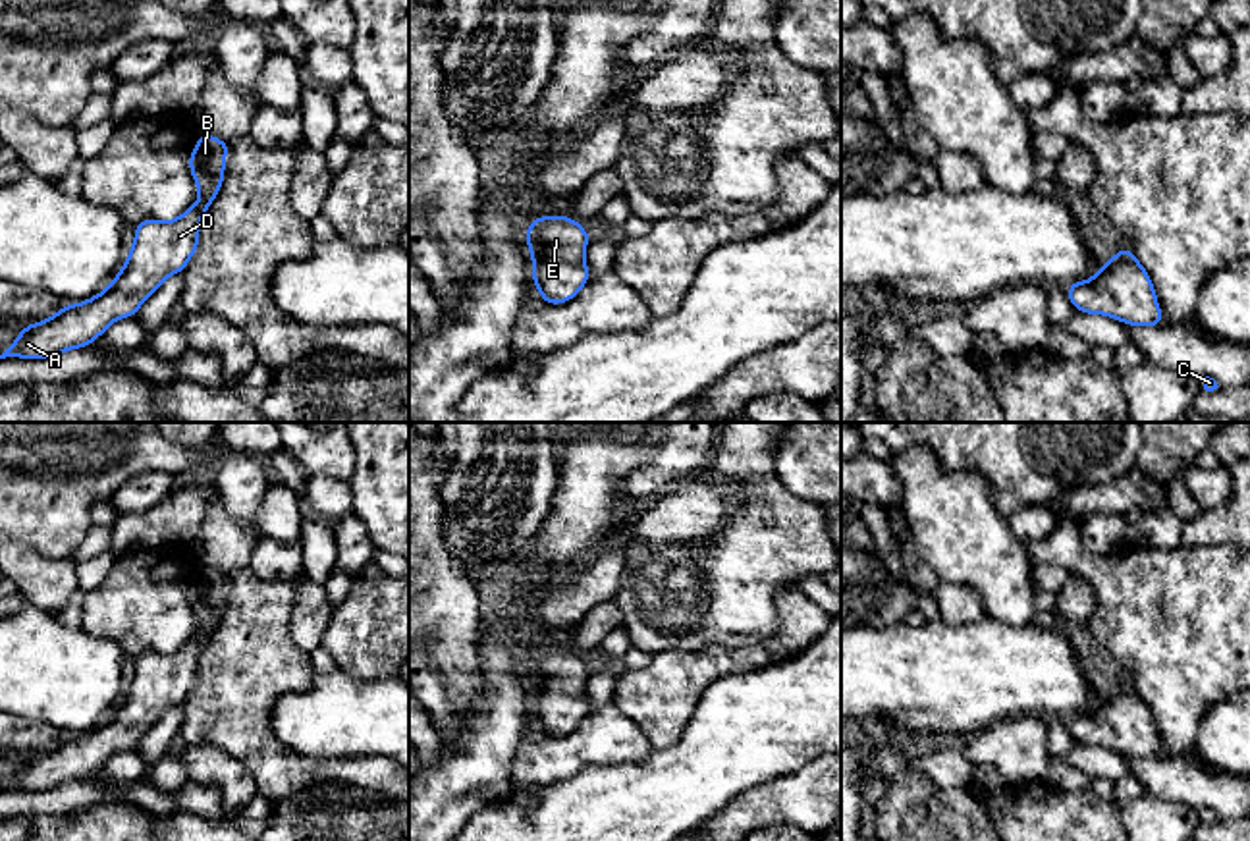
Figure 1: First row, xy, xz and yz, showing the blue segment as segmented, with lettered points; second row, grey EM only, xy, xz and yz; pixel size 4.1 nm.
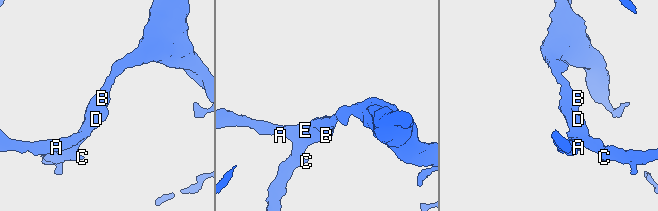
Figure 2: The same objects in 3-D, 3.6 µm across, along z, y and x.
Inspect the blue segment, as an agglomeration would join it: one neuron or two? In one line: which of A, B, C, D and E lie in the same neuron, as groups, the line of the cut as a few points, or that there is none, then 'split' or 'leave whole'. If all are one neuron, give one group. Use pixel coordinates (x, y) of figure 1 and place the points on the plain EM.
A B C D E; no cut; leave whole

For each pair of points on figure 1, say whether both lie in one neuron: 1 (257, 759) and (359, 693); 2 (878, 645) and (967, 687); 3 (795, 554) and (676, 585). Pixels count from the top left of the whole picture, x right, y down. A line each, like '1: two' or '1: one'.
1: two
2: one
3: one

